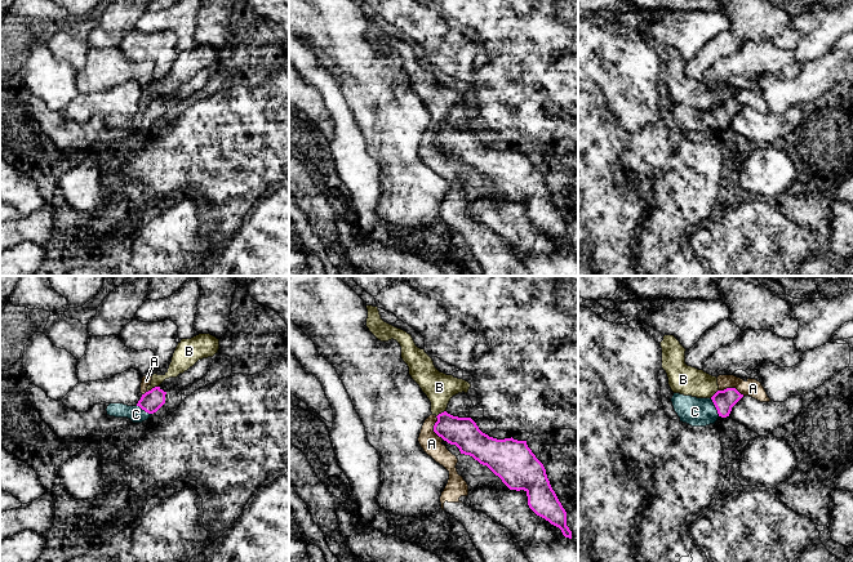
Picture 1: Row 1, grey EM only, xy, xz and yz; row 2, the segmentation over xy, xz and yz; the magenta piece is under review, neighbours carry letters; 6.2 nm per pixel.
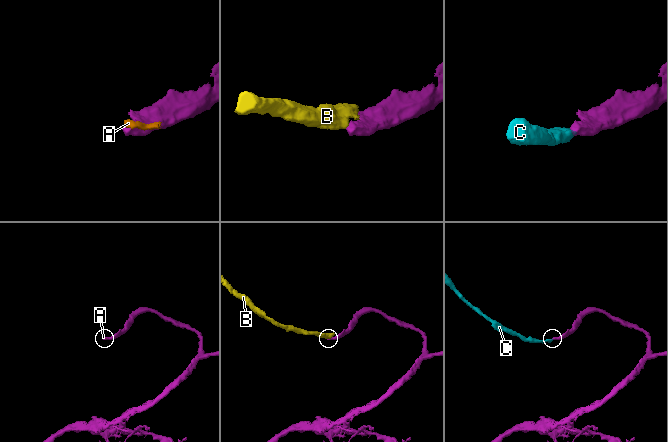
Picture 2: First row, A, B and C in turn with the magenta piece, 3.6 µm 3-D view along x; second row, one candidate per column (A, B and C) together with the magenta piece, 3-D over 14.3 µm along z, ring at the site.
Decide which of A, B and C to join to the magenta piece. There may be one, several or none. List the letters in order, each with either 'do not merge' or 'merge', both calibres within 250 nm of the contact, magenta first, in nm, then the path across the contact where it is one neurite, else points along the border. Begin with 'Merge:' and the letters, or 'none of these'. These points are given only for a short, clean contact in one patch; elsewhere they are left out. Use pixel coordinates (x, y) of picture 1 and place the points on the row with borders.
Merge: C
A: do not merge; 130 nm thick on the magenta side, 110 nm on the other; border along yz (719, 389), (736, 388), (743, 395)
B: do not merge; 140 nm thick on the magenta side, 130 nm on the other; border along xy (158, 386), (147, 392)
C: merge; 130 nm thick on the magenta side, 180 nm on the other; runs through yz (724, 400), (715, 406), (706, 411), (694, 411)

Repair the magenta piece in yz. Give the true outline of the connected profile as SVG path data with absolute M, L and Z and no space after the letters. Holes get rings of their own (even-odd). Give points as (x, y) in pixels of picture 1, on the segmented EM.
M736 388L718 391L711 398L674 393L671 402L680 422L692 427L715 424L719 416L729 416L732 407L743 397Z

